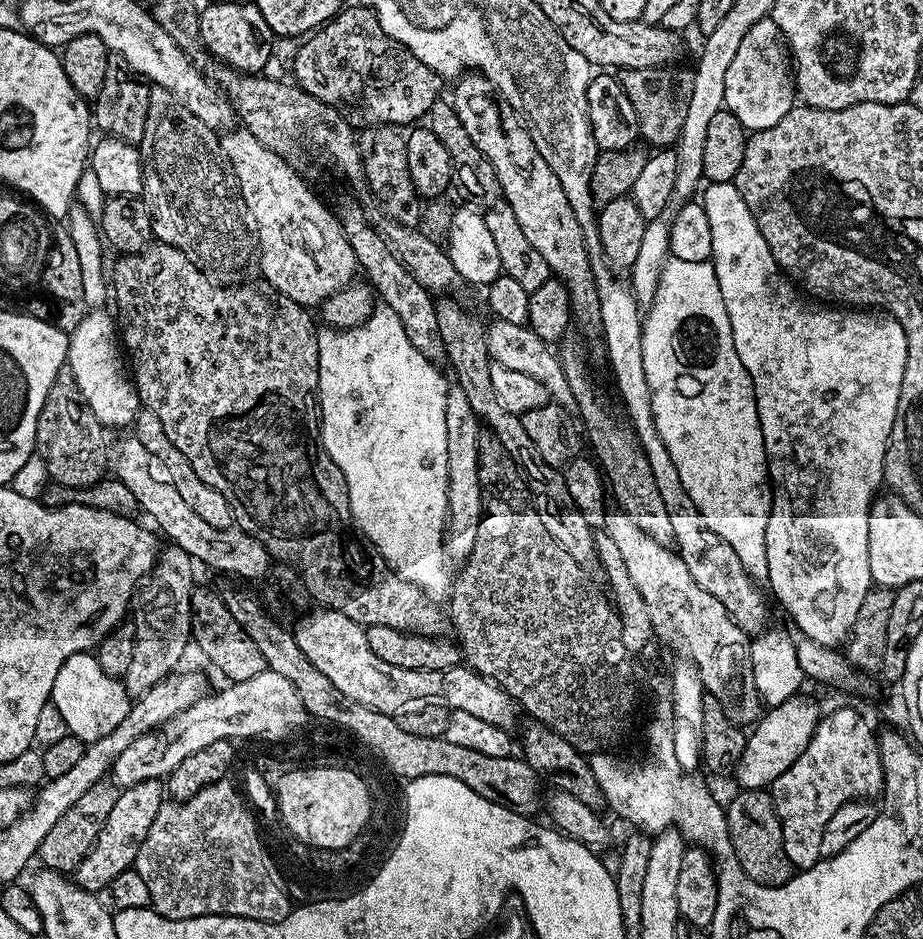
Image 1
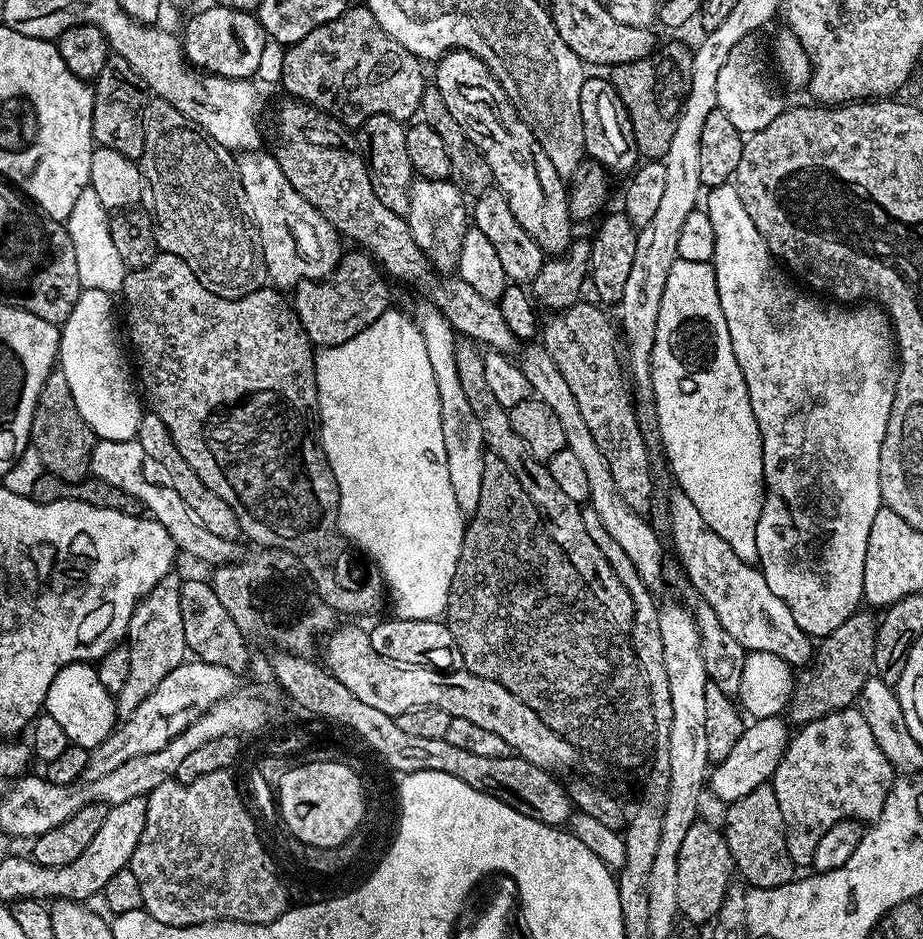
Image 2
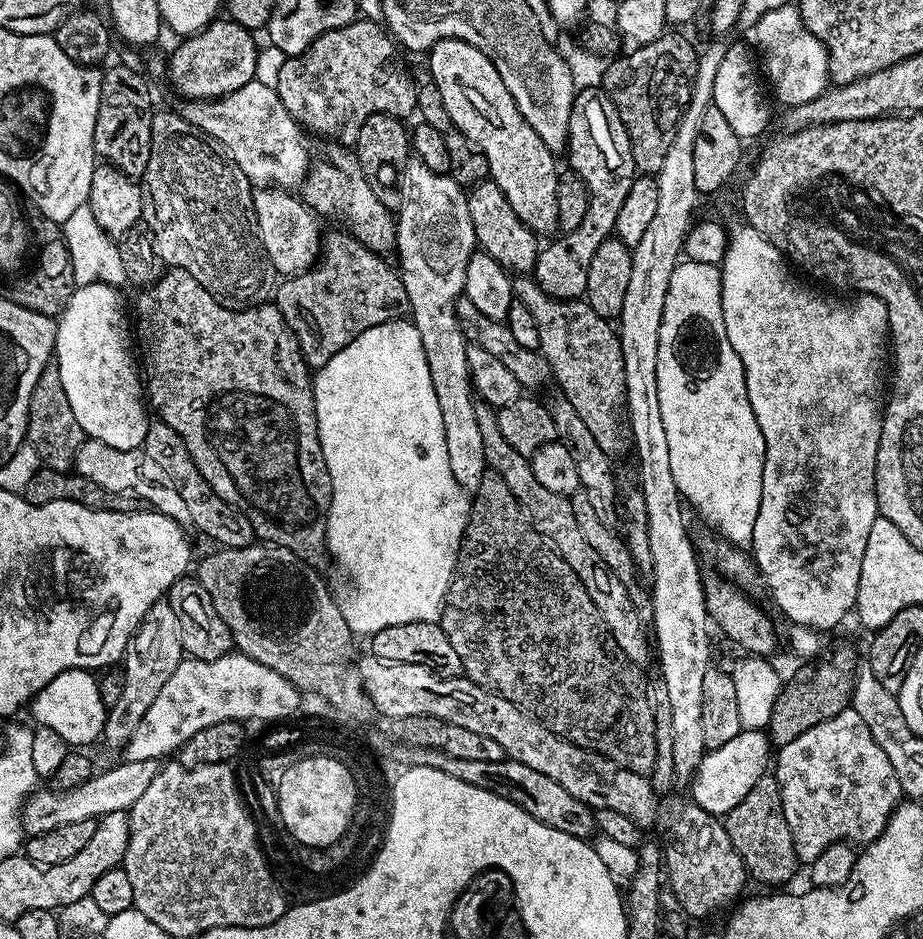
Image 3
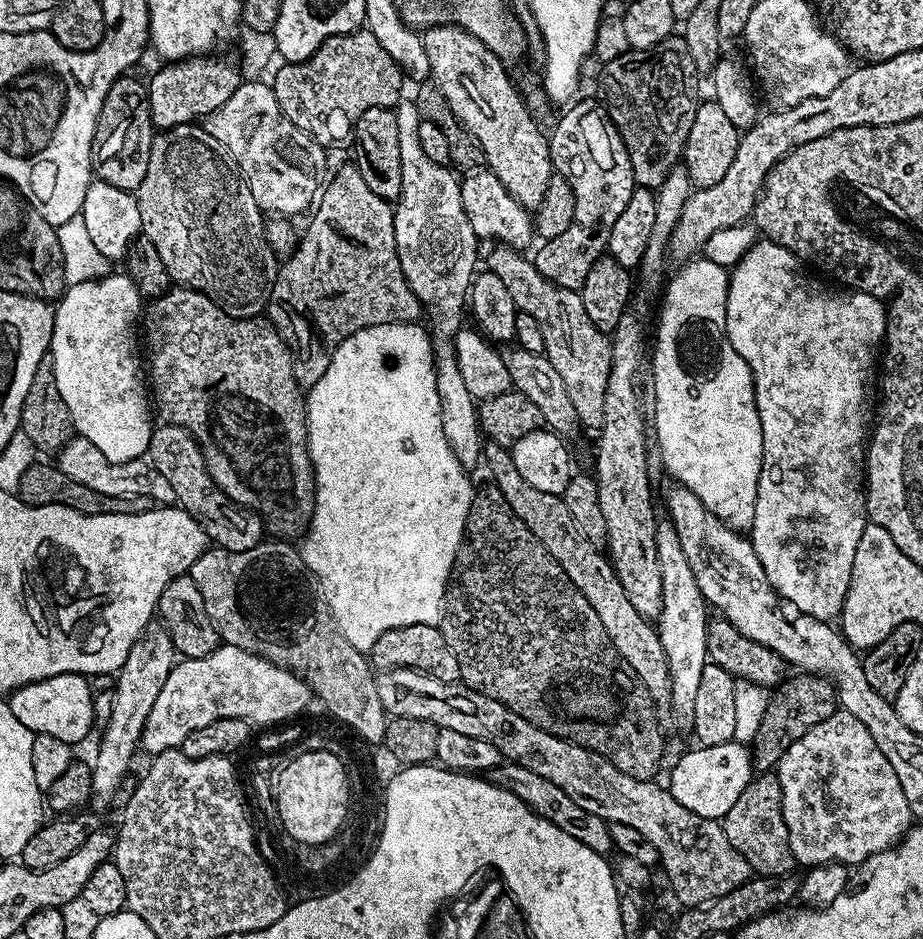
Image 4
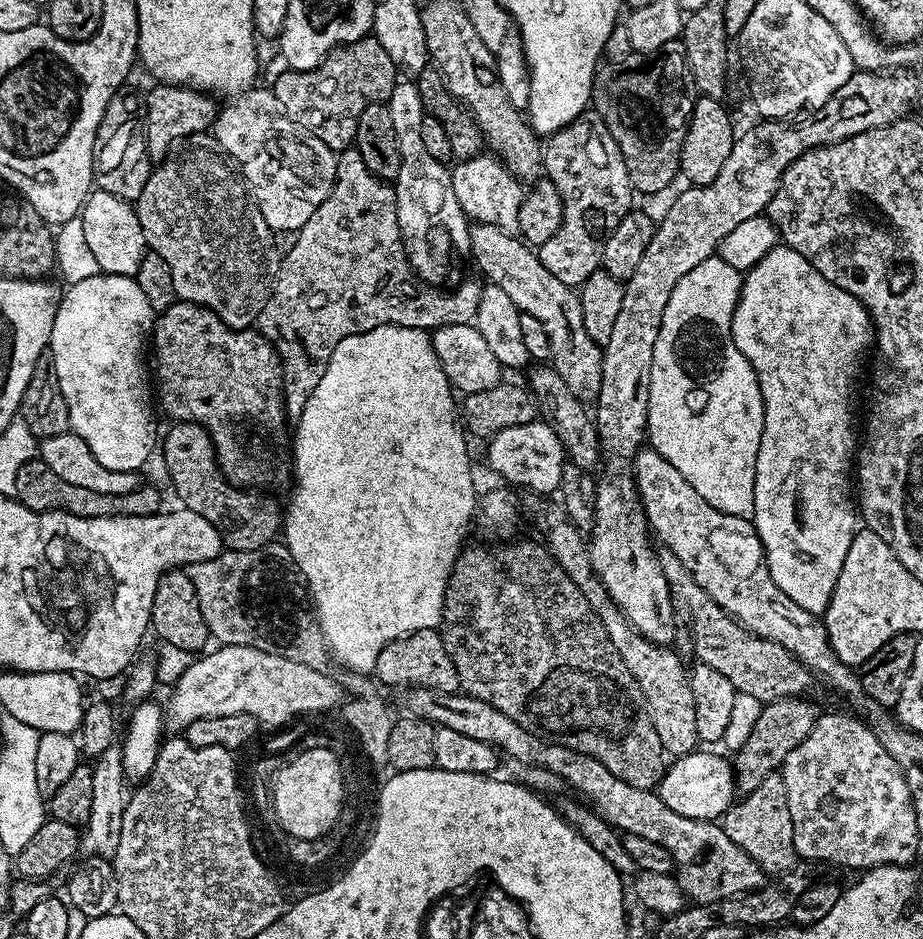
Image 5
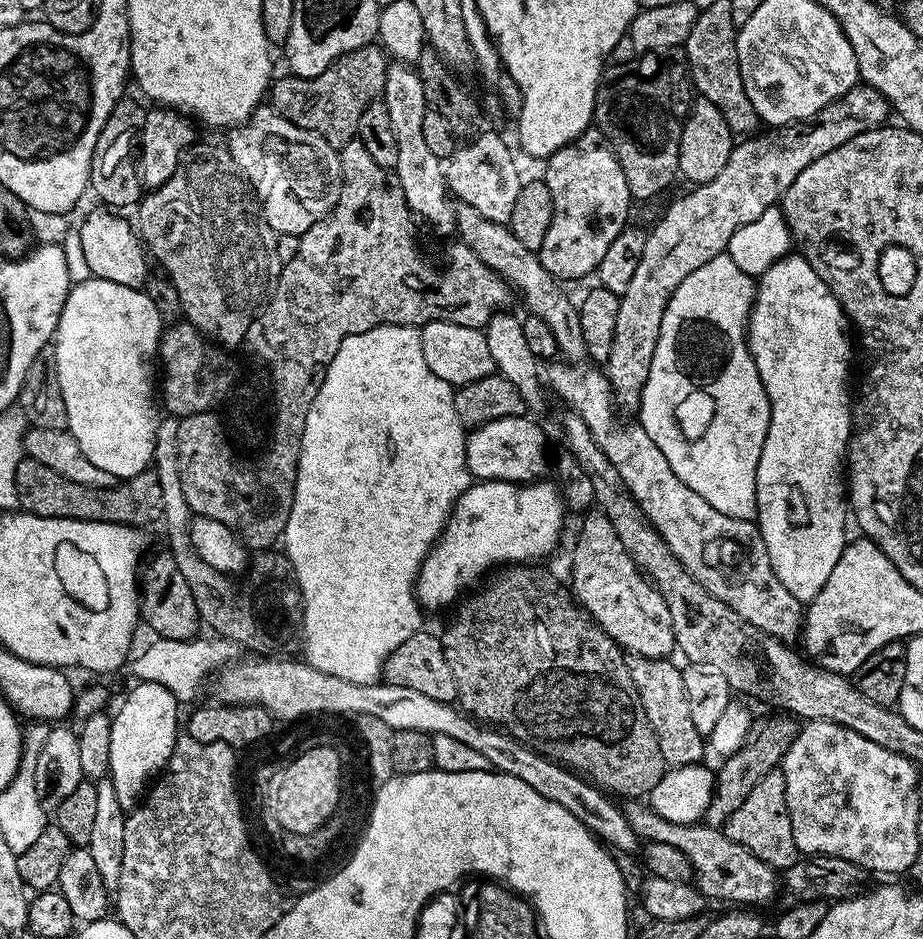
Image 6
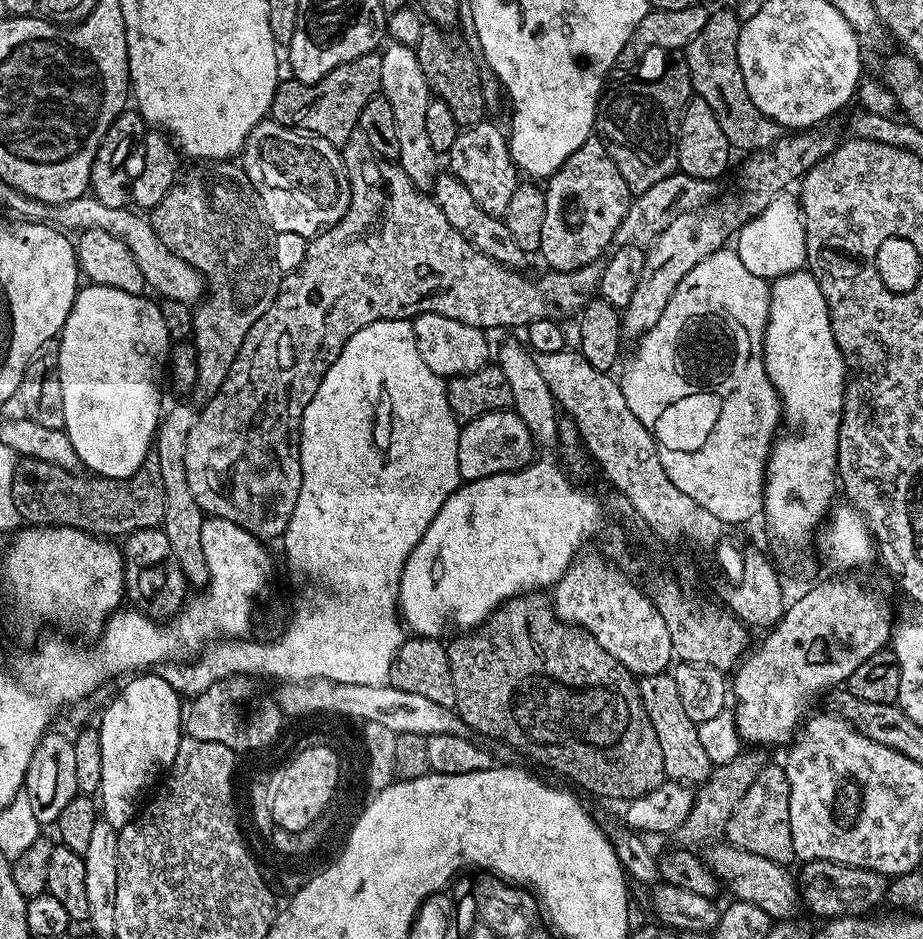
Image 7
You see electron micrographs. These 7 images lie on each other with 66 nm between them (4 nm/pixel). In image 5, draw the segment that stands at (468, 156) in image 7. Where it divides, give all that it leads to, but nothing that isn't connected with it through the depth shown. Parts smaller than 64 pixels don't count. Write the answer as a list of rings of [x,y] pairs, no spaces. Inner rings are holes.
[[[481,154],[469,160],[459,161],[451,169],[451,173],[458,206],[462,206],[469,221],[498,226],[498,230],[510,233],[515,233],[519,229],[518,212],[522,210],[526,188],[525,185],[520,185],[523,183],[505,166],[499,156]]]

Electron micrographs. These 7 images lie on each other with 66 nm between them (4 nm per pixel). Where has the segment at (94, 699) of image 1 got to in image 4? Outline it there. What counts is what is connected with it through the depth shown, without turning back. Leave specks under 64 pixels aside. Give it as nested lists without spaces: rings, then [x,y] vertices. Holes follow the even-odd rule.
[[[71,672],[70,674],[55,675],[54,678],[39,680],[38,683],[27,684],[24,688],[11,693],[7,697],[10,710],[14,710],[15,716],[23,722],[35,734],[50,734],[51,737],[59,738],[67,744],[79,745],[95,727],[93,712],[93,689],[90,690],[89,679],[81,676],[80,673]]]

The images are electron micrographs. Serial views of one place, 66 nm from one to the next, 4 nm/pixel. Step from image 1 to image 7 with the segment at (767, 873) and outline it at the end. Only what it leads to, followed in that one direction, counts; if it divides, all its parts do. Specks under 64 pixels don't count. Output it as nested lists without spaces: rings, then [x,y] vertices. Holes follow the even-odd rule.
[[[765,763],[758,778],[751,783],[750,790],[746,790],[738,806],[734,806],[734,814],[730,814],[730,822],[726,822],[723,839],[750,854],[770,858],[770,862],[788,866],[796,860],[794,842],[790,838],[790,782],[779,763]]]

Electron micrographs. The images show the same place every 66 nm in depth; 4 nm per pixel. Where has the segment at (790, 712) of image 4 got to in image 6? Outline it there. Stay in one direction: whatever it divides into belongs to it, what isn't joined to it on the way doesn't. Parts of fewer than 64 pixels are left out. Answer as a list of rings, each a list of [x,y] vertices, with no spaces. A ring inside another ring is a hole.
[[[776,715],[780,716],[772,716],[769,720],[757,719],[746,734],[742,746],[738,746],[734,754],[723,757],[721,764],[724,765],[721,766],[720,772],[718,768],[715,773],[716,789],[712,791],[712,801],[704,814],[703,823],[712,828],[723,826],[730,814],[734,814],[734,810],[738,810],[738,806],[746,802],[750,790],[754,790],[754,785],[758,783],[758,778],[762,778],[768,772],[777,771],[783,765],[786,750],[790,750],[796,737],[798,724],[791,715]]]

